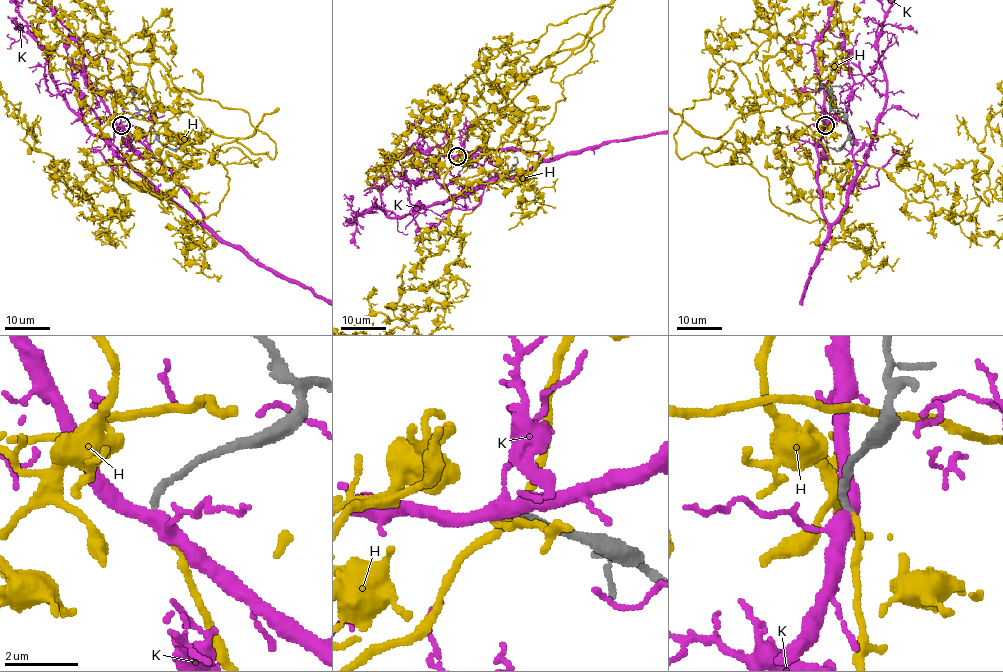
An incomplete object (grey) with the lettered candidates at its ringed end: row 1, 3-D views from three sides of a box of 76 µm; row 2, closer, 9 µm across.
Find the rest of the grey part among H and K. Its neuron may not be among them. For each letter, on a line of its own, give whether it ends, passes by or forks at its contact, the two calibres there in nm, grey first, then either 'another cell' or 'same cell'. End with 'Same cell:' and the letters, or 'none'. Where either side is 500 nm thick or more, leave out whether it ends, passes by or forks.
H: it ends | 180/170 nm | same cell
K: it forks | 200/340 nm | another cell
Same cell: H

